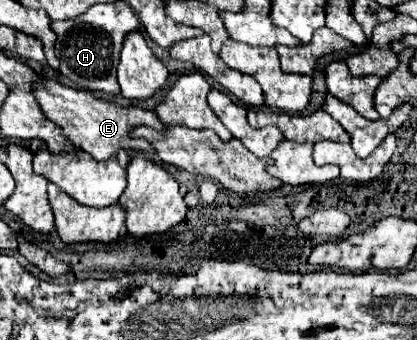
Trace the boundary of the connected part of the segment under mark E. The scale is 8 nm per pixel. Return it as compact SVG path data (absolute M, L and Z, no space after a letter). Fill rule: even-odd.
M43 80L41 84L37 84L35 96L37 96L37 102L43 108L45 116L63 130L63 136L75 148L91 154L95 160L107 160L113 154L117 154L121 148L151 150L147 141L131 137L131 130L135 126L149 126L159 132L165 132L165 126L161 124L161 120L157 118L155 112L141 110L135 106L117 106L117 104L105 102L101 98L95 98L91 92L73 90L55 80Z

